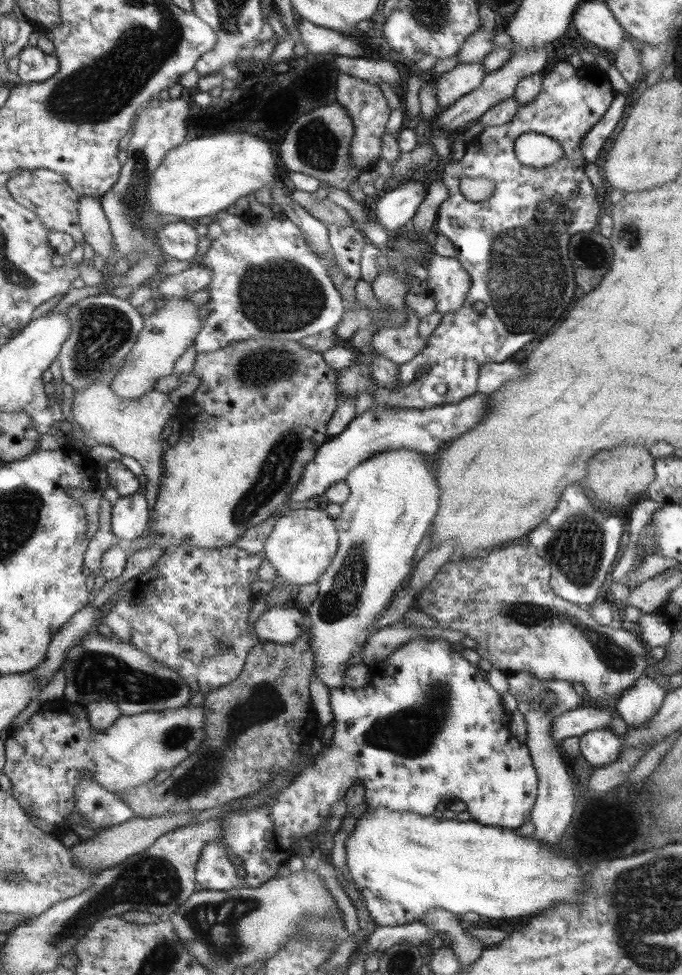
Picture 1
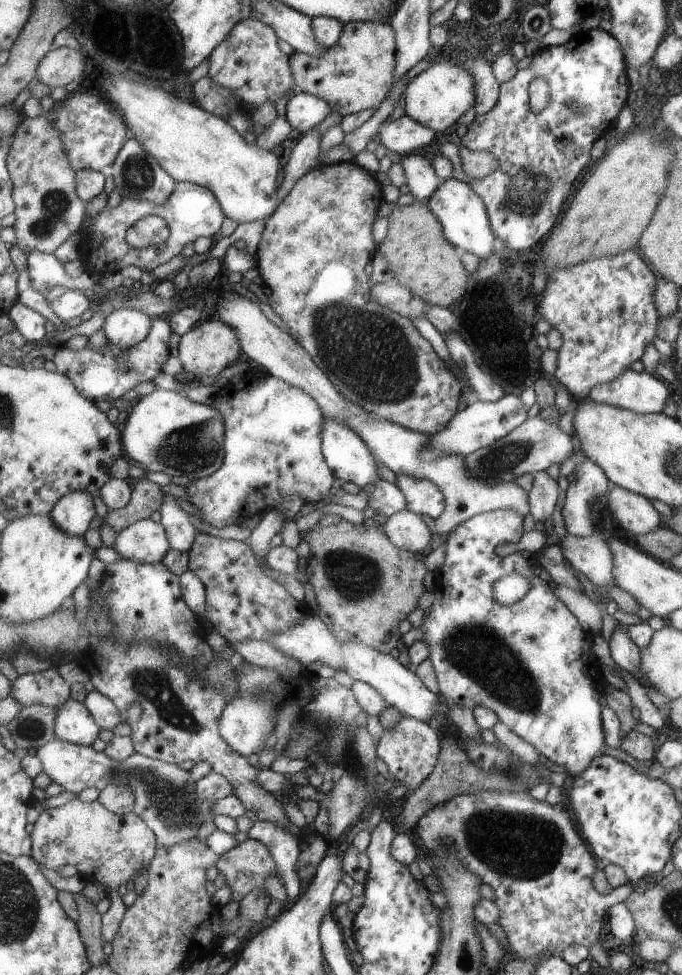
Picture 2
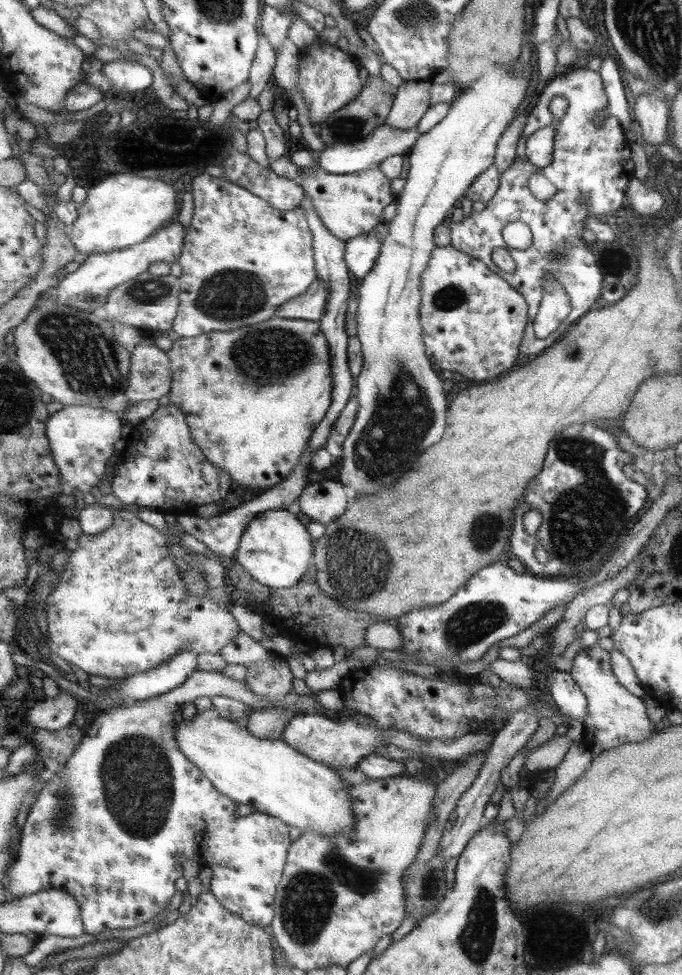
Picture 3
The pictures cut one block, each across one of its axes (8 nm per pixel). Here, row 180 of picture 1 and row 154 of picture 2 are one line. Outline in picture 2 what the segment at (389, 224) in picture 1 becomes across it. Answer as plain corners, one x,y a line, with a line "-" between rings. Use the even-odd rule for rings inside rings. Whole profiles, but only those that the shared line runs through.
407,154
401,158
396,158
403,168
405,174
405,185
409,192
415,196
418,203
426,203
431,194
437,192
441,180
437,178
430,162
417,156
417,154

